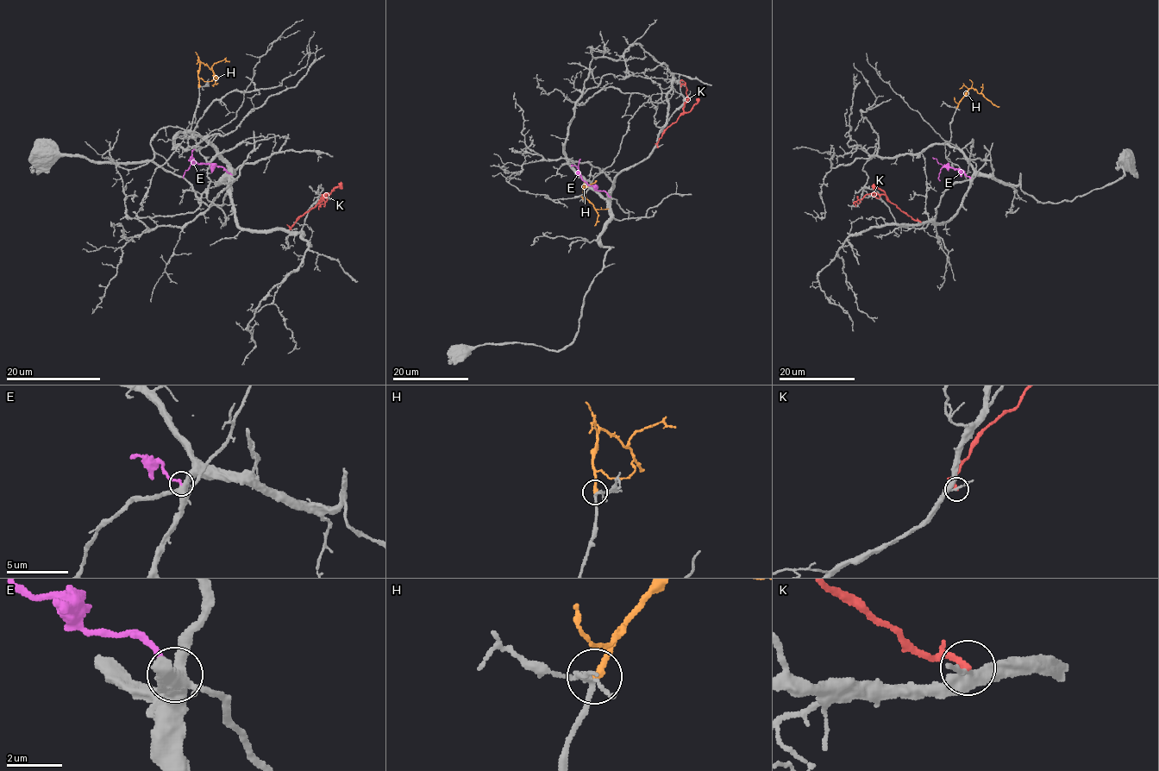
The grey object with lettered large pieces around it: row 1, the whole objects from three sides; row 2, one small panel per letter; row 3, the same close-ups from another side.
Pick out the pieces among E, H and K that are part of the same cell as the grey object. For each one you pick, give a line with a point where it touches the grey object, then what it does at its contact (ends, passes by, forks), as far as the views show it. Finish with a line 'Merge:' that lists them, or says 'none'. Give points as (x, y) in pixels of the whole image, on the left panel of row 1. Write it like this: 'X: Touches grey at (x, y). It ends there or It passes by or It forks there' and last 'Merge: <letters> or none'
H: Touches grey at (198, 86). It ends there
Merge: H

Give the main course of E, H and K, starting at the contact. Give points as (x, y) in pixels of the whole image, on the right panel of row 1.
E: (970, 177), (960, 170), (942, 167), (939, 173), (940, 181)
H: (957, 107), (972, 88), (999, 106)
K: (921, 222), (906, 216), (883, 194), (866, 194), (854, 202), (856, 206)

